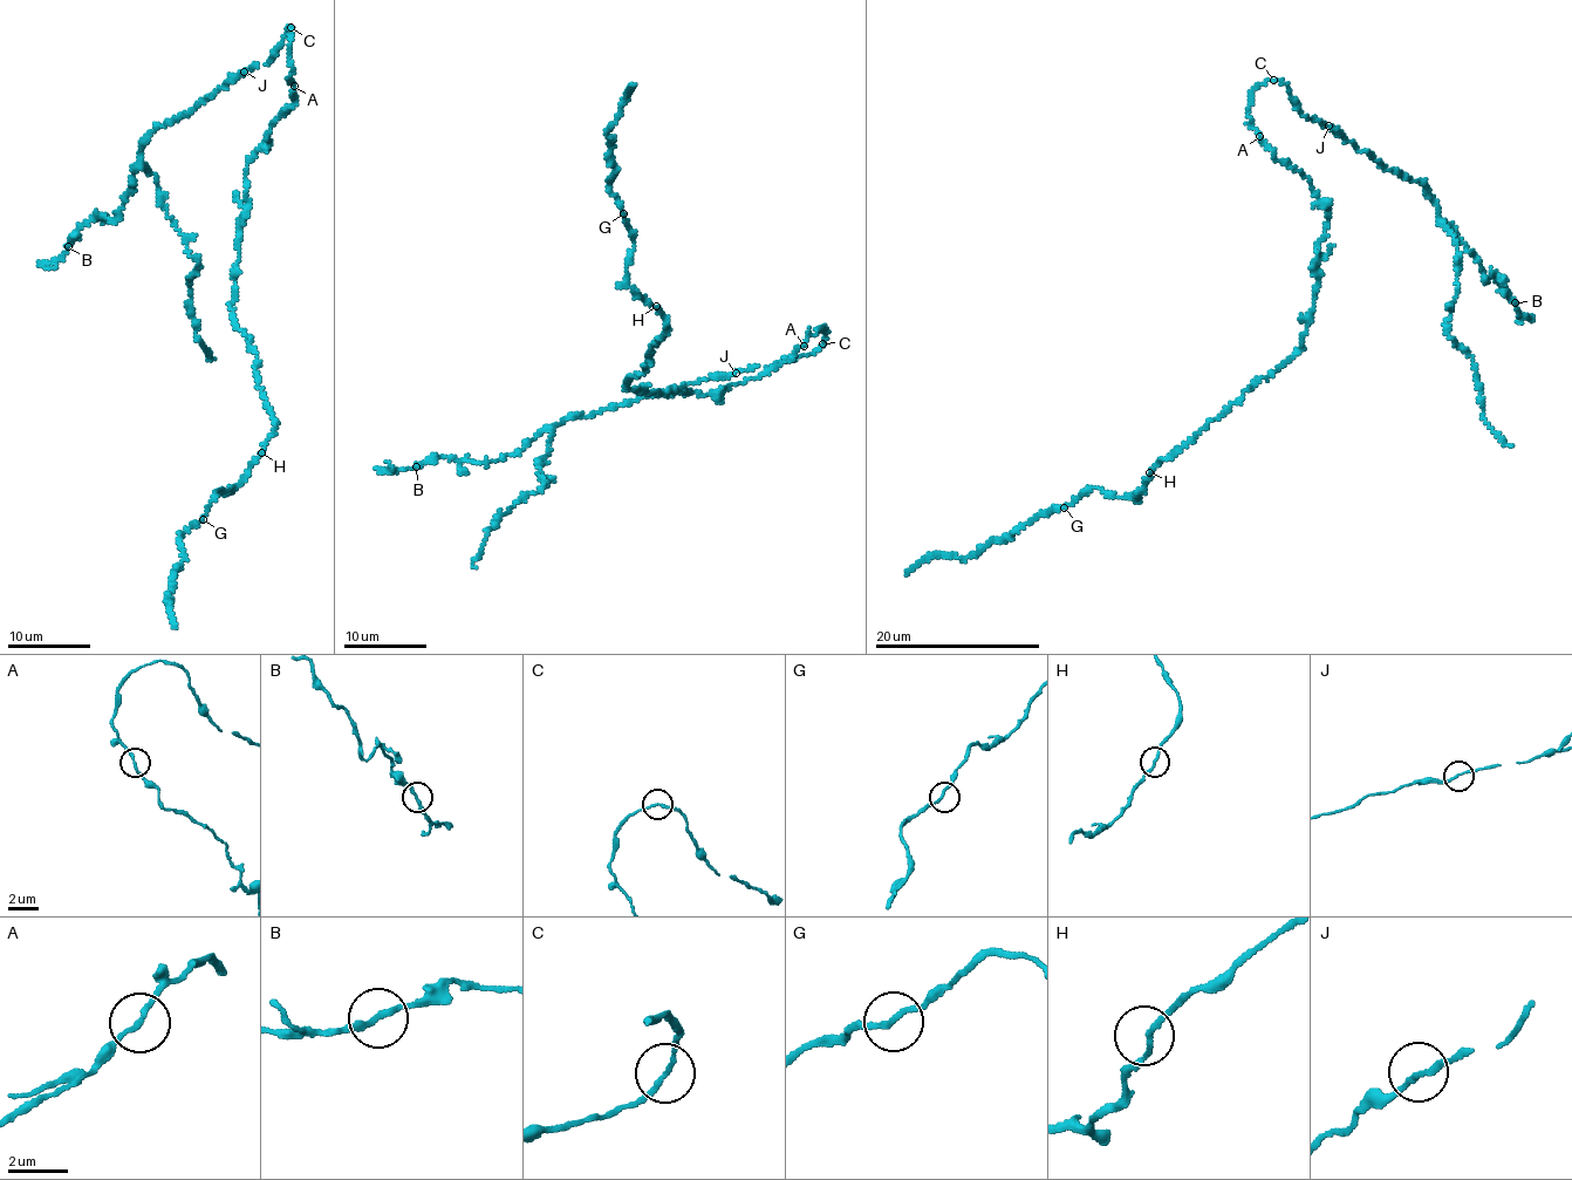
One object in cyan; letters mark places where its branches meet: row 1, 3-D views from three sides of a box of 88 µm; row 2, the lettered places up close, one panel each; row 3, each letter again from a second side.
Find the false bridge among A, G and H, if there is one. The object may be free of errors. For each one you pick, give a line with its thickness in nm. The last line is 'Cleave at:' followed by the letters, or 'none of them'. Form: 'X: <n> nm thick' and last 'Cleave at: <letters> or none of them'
Cleave at: none of them

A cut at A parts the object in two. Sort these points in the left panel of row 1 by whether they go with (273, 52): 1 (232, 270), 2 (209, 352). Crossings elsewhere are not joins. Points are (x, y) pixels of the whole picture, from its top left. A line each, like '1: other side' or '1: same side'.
1: other side
2: same side

